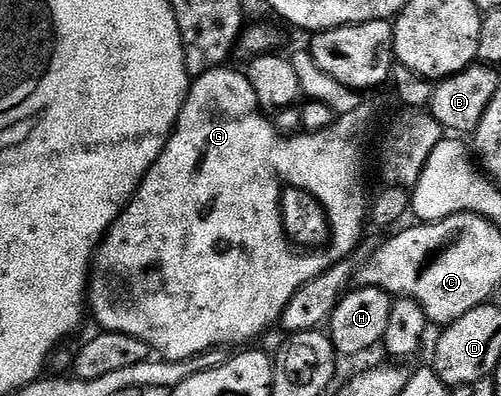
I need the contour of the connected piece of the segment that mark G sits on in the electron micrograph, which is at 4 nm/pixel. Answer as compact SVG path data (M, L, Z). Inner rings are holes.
M221 68L211 70L199 75L189 85L188 98L184 102L182 112L178 116L176 126L172 130L172 135L168 137L166 148L158 156L158 160L146 172L142 184L136 189L136 195L128 201L128 207L118 216L116 223L109 228L104 236L104 241L100 243L100 249L96 252L94 265L90 271L90 310L96 313L96 318L101 322L105 331L113 330L119 334L129 334L135 338L140 338L148 343L153 351L156 350L161 359L169 362L186 360L195 354L205 354L207 350L217 348L240 348L245 344L252 344L259 334L264 334L272 325L279 323L284 317L286 304L310 280L314 280L322 272L329 268L329 261L340 262L349 257L352 249L360 242L360 237L364 234L364 221L367 223L370 218L370 194L368 198L368 182L364 179L364 146L360 143L360 134L356 130L364 130L368 126L368 121L372 118L372 110L368 104L362 104L354 112L341 114L336 119L335 126L328 130L314 130L311 132L299 132L293 138L283 138L276 131L276 126L268 117L261 113L261 106L258 104L258 96L254 96L254 88L250 88L250 80L247 73L236 70ZM282 184L293 186L294 188L306 188L308 191L316 191L319 199L329 206L331 211L330 219L336 225L336 238L333 248L330 251L329 261L322 257L313 259L304 257L293 257L288 253L288 246L283 241L281 235L280 217L278 216L278 202L281 199Z

